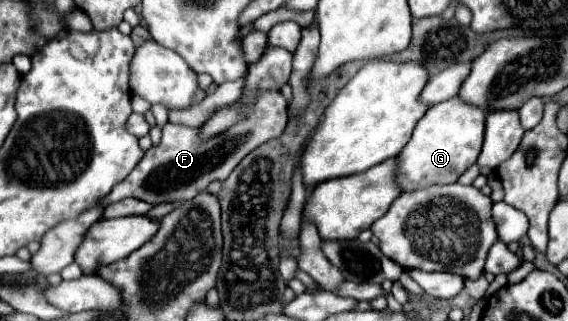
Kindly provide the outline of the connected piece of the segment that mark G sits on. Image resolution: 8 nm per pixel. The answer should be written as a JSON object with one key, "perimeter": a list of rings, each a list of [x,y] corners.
{"perimeter":[[[457,97],[429,107],[427,113],[419,119],[409,143],[395,157],[397,159],[395,181],[401,187],[401,191],[411,193],[431,185],[457,183],[457,179],[473,163],[477,163],[483,143],[483,131],[485,131],[485,111],[475,109],[473,105],[467,105]]]}

